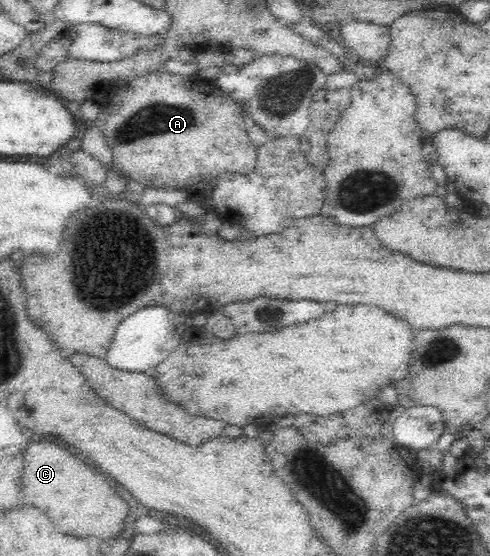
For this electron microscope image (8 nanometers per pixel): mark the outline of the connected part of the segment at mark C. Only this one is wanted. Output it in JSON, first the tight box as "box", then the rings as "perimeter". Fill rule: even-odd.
{"box":[20,438,130,540],"perimeter":[[[36,438],[28,442],[23,460],[24,472],[21,484],[24,488],[22,488],[20,502],[44,510],[44,514],[52,518],[56,530],[74,537],[96,536],[102,540],[118,536],[118,532],[126,530],[124,526],[130,519],[128,504],[112,490],[112,486],[106,480],[100,478],[104,475],[98,472],[87,459],[78,456],[56,440]],[[68,476],[74,476],[74,482],[68,480]]]}

